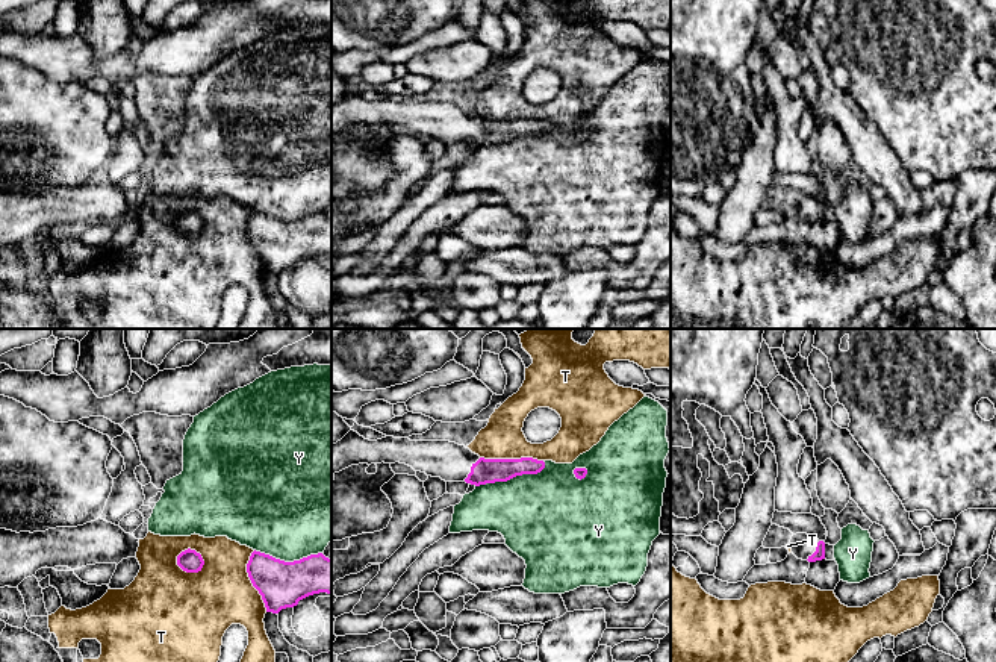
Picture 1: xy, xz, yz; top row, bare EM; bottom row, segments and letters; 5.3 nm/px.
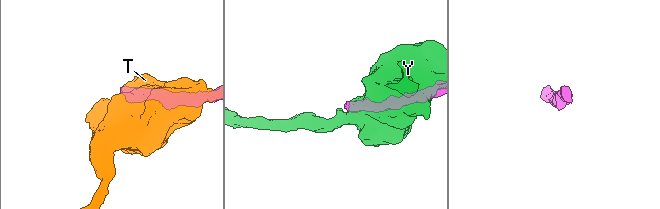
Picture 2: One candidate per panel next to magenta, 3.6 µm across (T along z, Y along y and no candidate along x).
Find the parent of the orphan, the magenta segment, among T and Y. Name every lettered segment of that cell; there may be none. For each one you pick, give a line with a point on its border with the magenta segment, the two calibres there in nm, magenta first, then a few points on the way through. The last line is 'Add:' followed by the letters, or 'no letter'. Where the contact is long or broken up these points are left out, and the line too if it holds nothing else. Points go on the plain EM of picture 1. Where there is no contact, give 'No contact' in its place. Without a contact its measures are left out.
Add: no letter

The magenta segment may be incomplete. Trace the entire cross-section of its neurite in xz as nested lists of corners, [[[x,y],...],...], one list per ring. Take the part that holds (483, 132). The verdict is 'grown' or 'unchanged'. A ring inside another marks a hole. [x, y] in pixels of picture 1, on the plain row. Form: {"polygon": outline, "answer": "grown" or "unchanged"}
{"polygon": [[[354,91],[331,106],[331,135],[351,126],[381,123],[406,124],[445,142],[466,142],[475,147],[537,135],[545,129],[543,121],[533,118],[484,120],[450,101],[410,101],[394,97],[369,101]]], "answer": "grown"}

